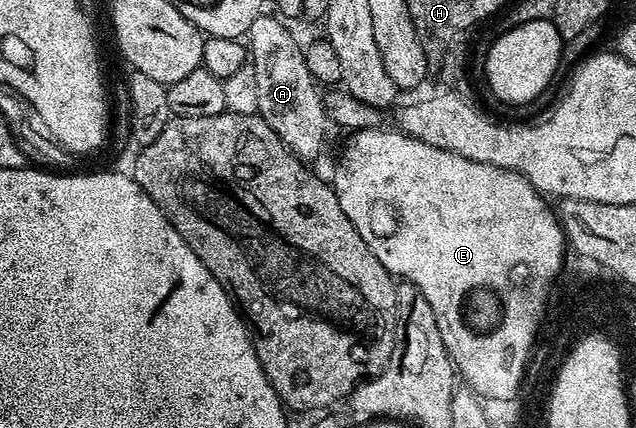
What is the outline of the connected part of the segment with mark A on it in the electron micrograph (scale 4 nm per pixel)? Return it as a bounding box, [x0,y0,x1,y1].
[247,16,327,162]

